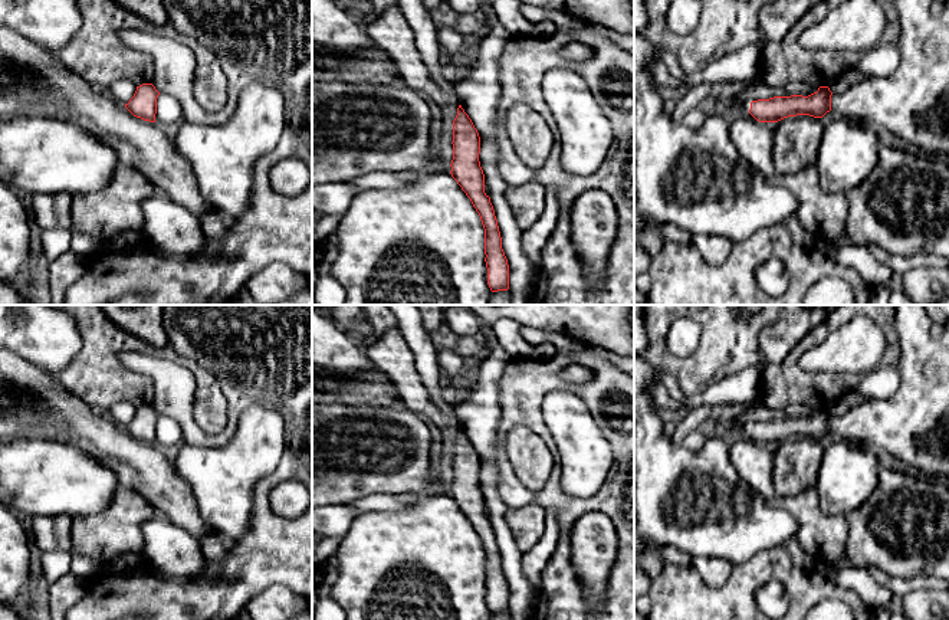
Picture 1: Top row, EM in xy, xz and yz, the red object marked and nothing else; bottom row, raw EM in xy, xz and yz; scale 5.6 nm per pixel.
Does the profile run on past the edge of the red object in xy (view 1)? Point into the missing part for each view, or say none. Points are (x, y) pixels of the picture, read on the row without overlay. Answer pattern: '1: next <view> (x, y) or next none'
1: next none

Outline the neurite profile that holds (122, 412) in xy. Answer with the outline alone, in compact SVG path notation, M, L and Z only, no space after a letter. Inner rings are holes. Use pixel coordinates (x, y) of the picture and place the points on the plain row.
M118 401L109 409L109 413L112 421L125 427L134 419L137 409L128 401Z

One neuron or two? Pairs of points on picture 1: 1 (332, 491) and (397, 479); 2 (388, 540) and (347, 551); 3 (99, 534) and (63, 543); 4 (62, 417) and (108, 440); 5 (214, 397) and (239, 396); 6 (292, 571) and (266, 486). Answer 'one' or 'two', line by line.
1: one
2: one
3: two
4: one
5: two
6: one

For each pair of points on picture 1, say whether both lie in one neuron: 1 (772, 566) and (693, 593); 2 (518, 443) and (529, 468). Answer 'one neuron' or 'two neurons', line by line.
1: one neuron
2: one neuron

